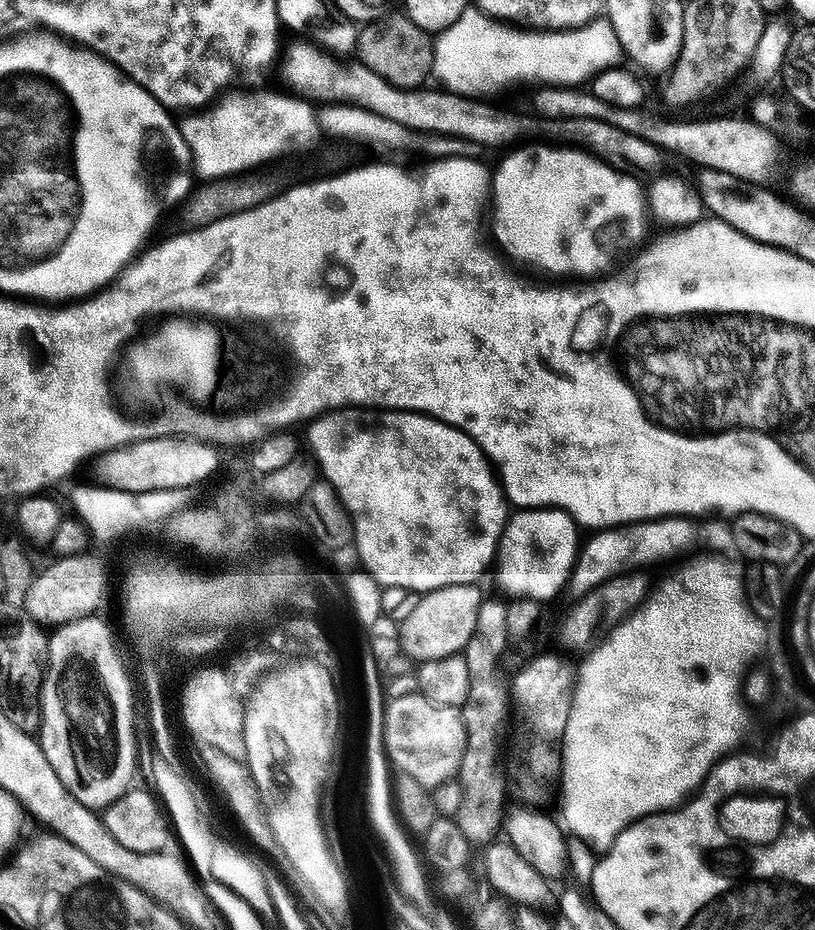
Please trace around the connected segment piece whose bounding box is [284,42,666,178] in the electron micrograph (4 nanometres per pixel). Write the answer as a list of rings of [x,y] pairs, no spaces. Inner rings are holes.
[[[300,43],[304,44],[296,44],[289,50],[284,72],[288,75],[289,86],[292,87],[289,89],[295,90],[301,97],[317,96],[320,102],[329,100],[355,104],[357,107],[366,108],[374,114],[398,122],[407,128],[409,133],[455,136],[457,140],[469,140],[479,144],[484,150],[500,147],[503,149],[525,138],[556,138],[552,136],[560,135],[566,139],[563,141],[573,142],[575,145],[590,149],[614,168],[625,168],[641,177],[648,176],[647,178],[660,178],[665,175],[666,153],[663,149],[652,145],[645,138],[628,134],[608,122],[578,117],[559,121],[537,118],[532,114],[515,116],[512,112],[495,112],[483,99],[459,96],[457,92],[447,91],[440,86],[435,86],[436,88],[428,88],[429,86],[396,88],[378,74],[374,74],[374,70],[370,70],[364,64],[354,65],[353,70],[343,68],[340,65],[343,63],[337,62],[331,55],[319,50],[314,44]],[[408,100],[420,100],[420,120],[411,120],[408,117]],[[523,136],[528,137],[523,138]],[[503,144],[508,145],[503,146]]]

